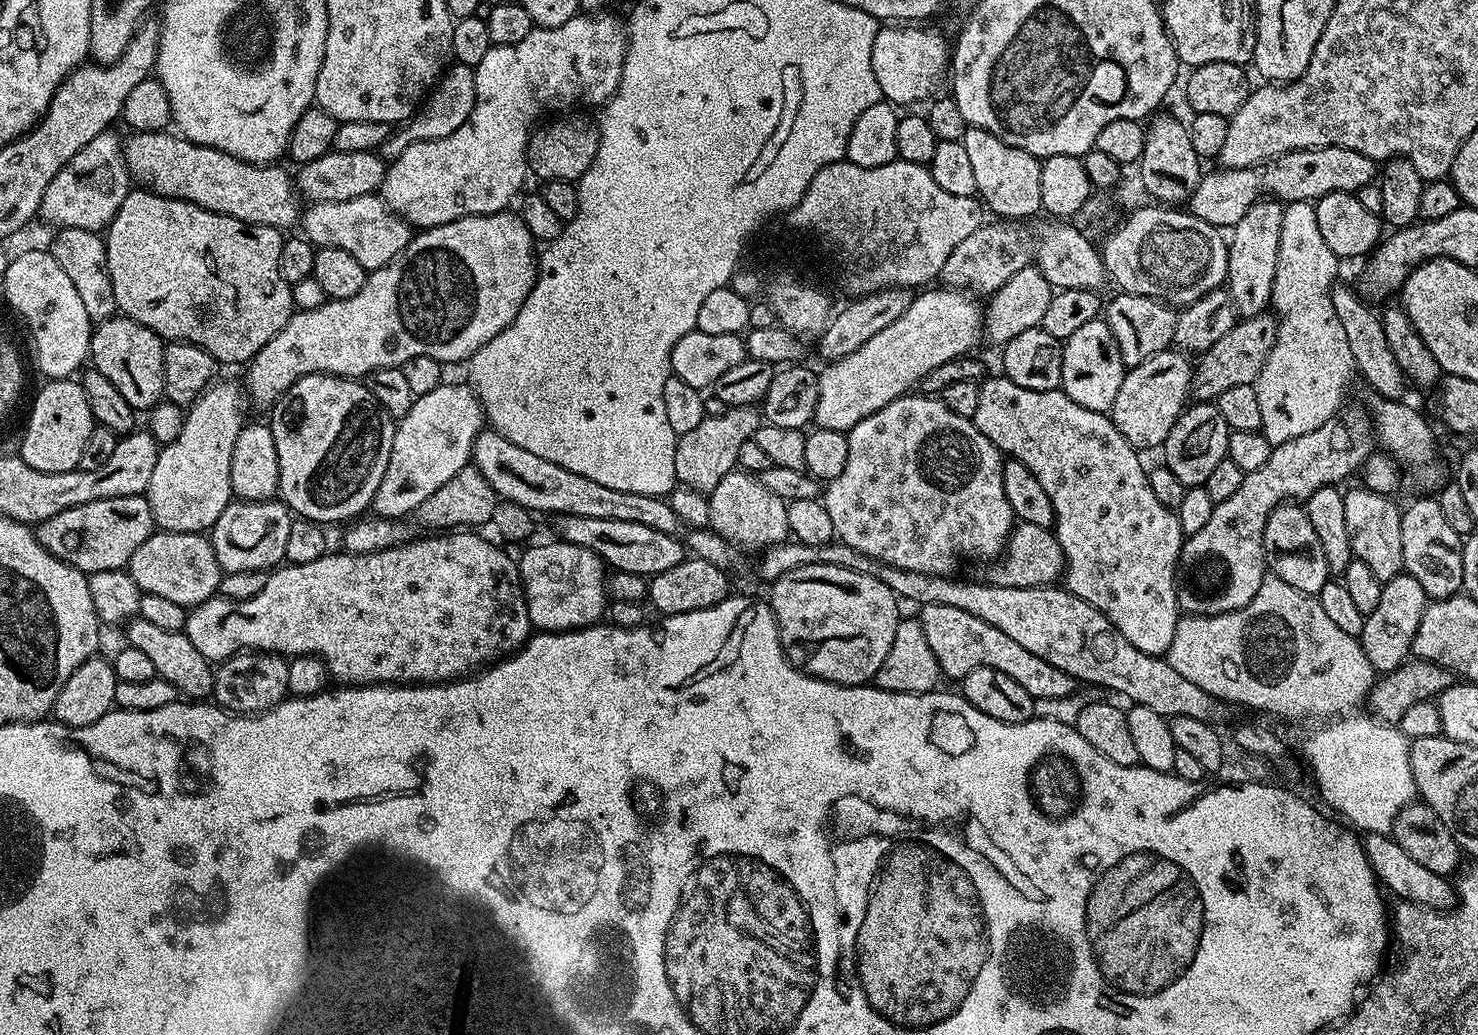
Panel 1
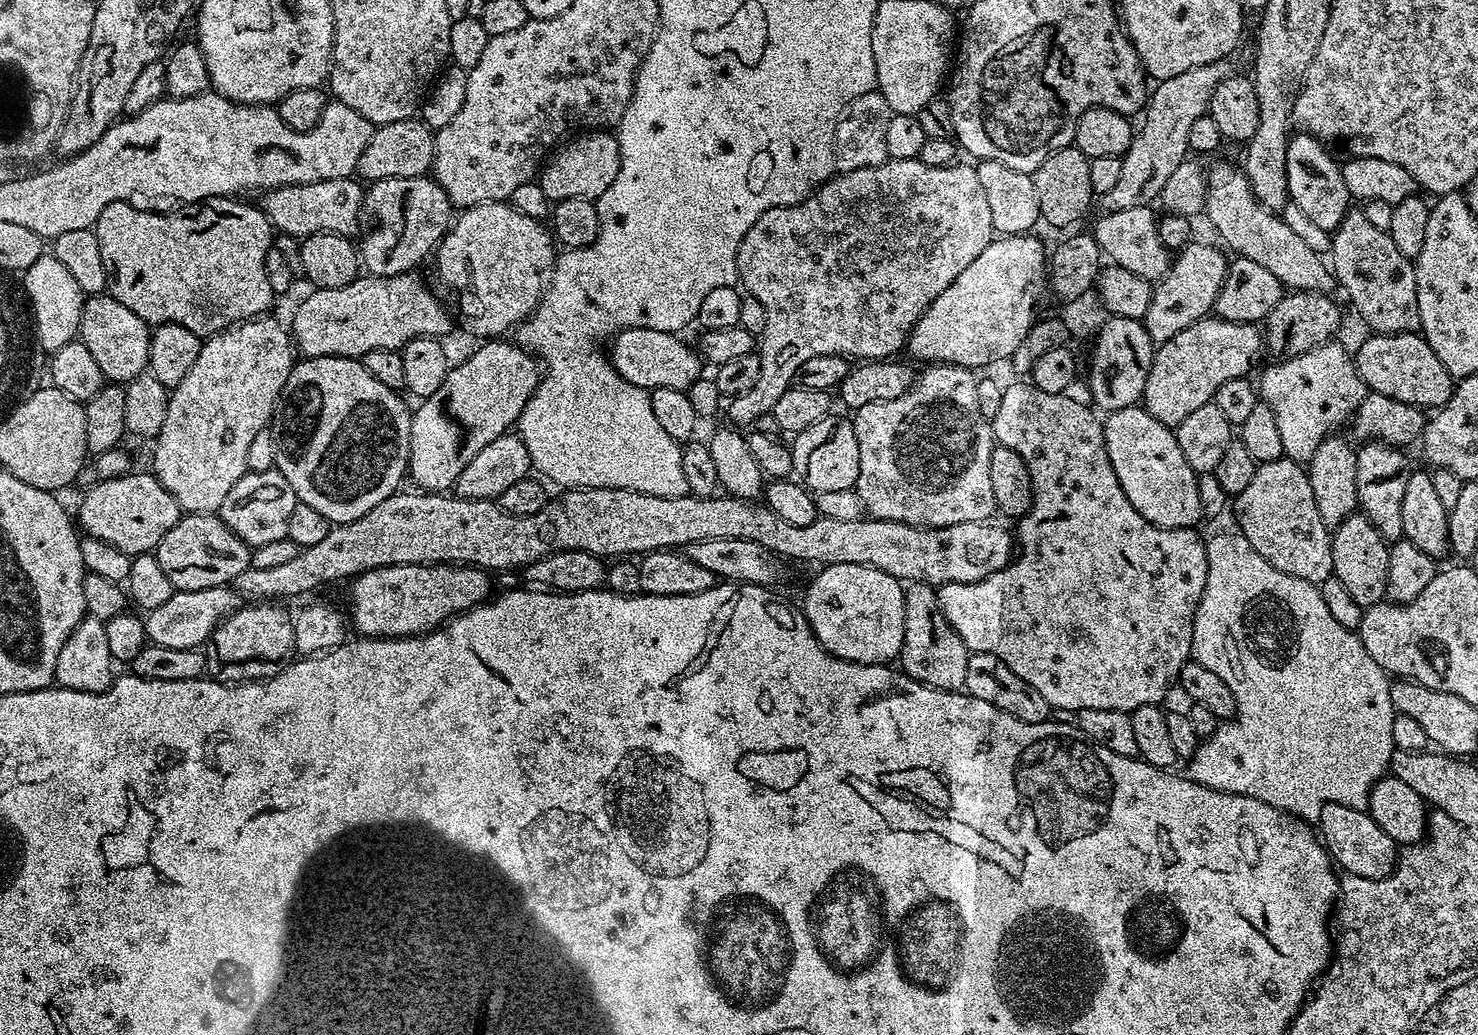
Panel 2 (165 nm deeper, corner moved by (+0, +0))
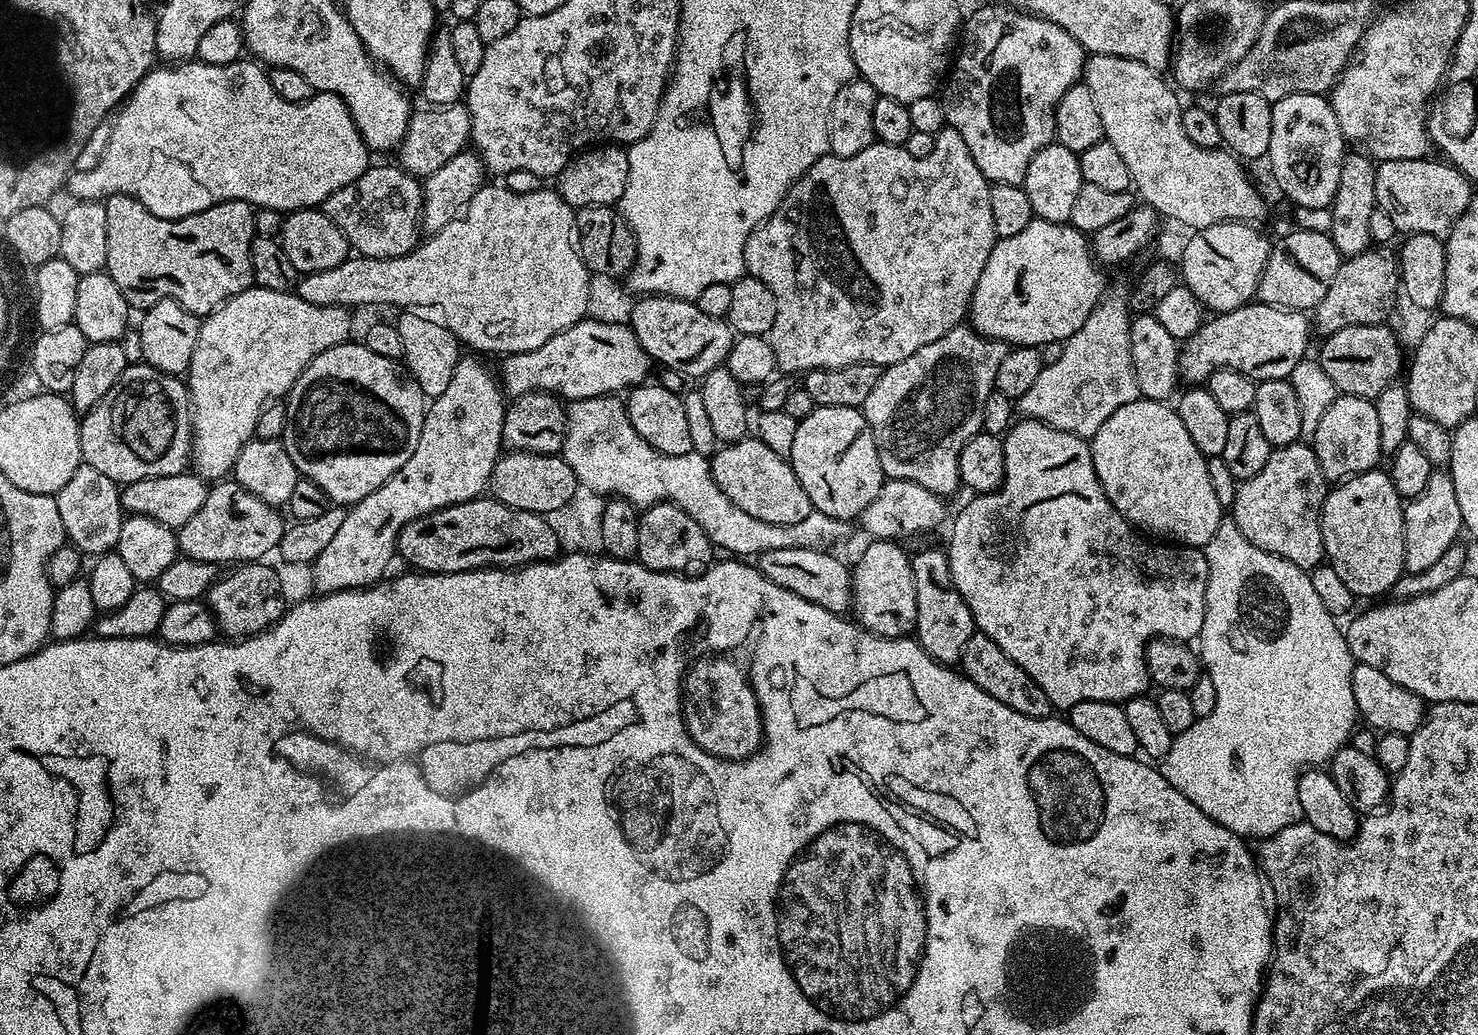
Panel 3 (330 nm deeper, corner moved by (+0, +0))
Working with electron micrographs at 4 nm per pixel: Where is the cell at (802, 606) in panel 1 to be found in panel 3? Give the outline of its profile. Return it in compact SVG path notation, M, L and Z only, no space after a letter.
M872 540L864 548L864 553L856 560L852 572L852 603L854 620L861 628L873 632L875 636L885 636L888 640L908 638L916 631L918 618L918 598L914 594L914 574L912 573L912 556L900 549L894 540Z

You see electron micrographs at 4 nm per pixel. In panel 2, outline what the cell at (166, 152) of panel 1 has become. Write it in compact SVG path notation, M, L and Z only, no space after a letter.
M334 178L322 182L269 188L263 193L262 207L277 233L285 232L303 238L319 232L333 232L352 238L356 231L361 231L360 216L362 217L364 212L364 194L365 189L359 179Z

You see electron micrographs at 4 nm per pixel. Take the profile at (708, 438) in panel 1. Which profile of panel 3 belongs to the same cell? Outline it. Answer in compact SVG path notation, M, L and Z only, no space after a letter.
M945 126L935 137L936 145L927 158L914 158L914 154L910 154L903 146L879 142L873 142L858 154L850 154L850 158L831 154L818 158L818 162L814 162L814 166L810 166L810 170L806 170L806 174L794 182L774 214L770 214L770 218L763 220L750 234L744 251L744 267L747 275L765 283L777 299L777 314L766 338L772 343L776 366L781 373L803 374L819 368L841 368L855 364L897 364L910 358L914 350L922 350L922 346L938 342L942 334L965 323L970 312L974 286L978 286L978 278L982 270L986 270L990 250L994 250L998 239L994 230L994 214L990 214L992 188L982 170L978 170L978 162L970 158L970 149L966 147L966 142L962 142L962 134L958 134L958 130Z

